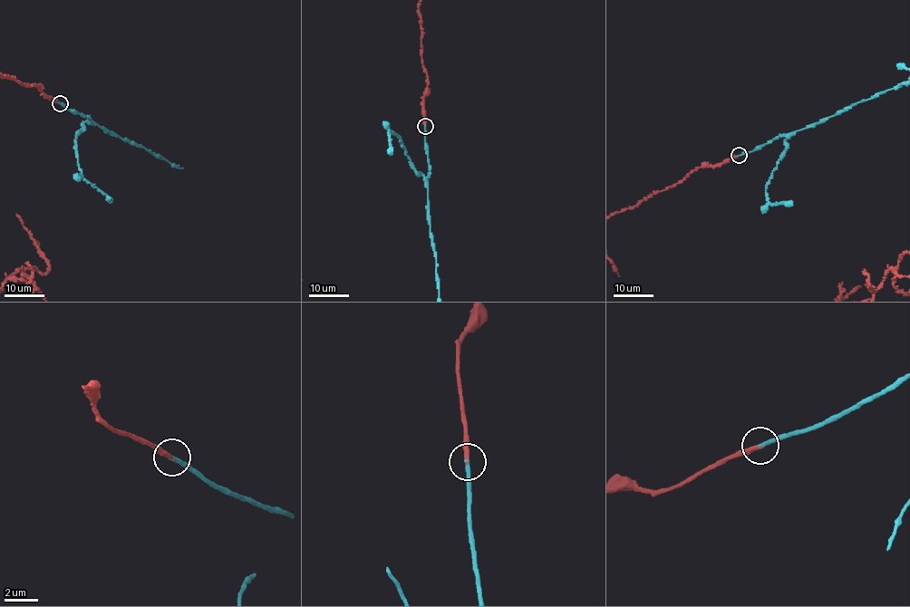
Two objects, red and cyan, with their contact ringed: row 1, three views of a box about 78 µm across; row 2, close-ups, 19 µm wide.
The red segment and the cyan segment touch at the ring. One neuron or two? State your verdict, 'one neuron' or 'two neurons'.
one neuron

